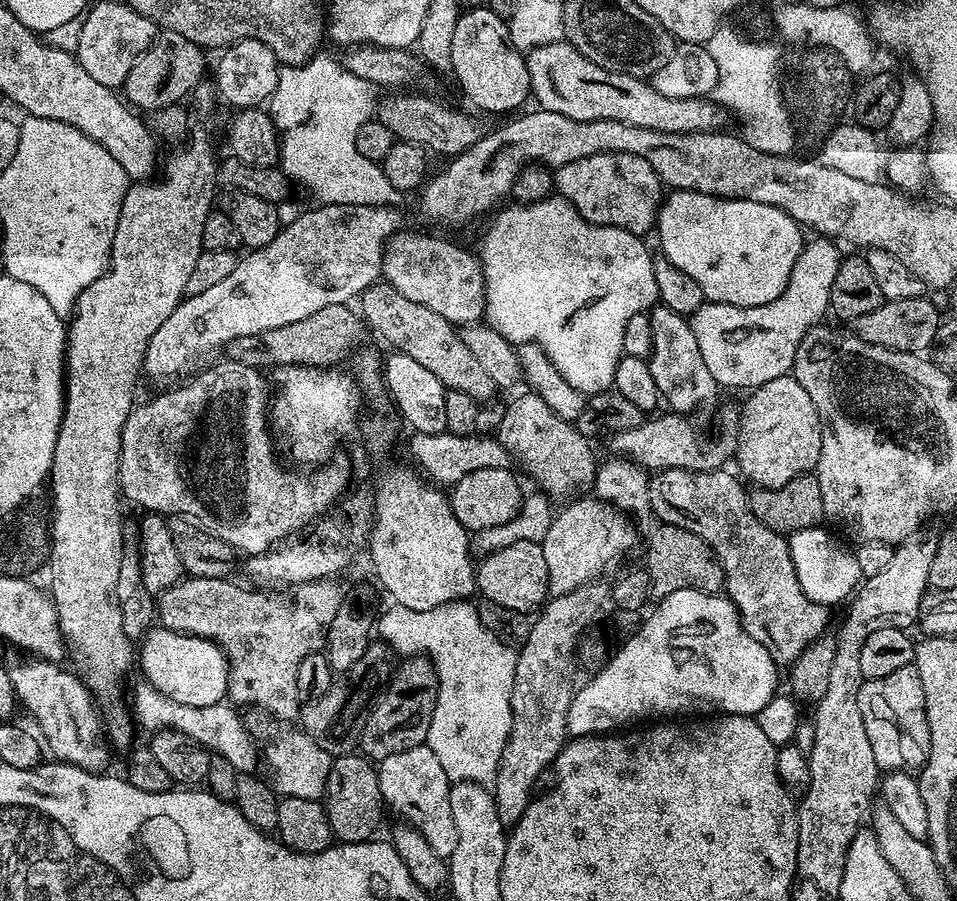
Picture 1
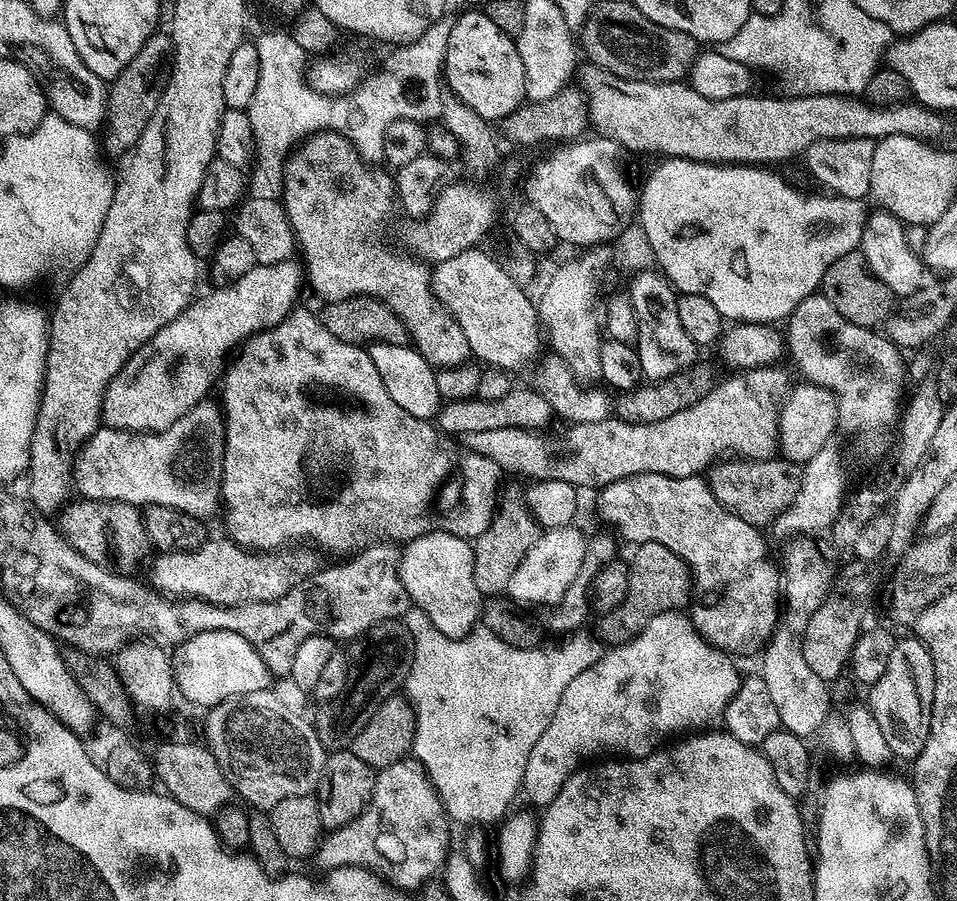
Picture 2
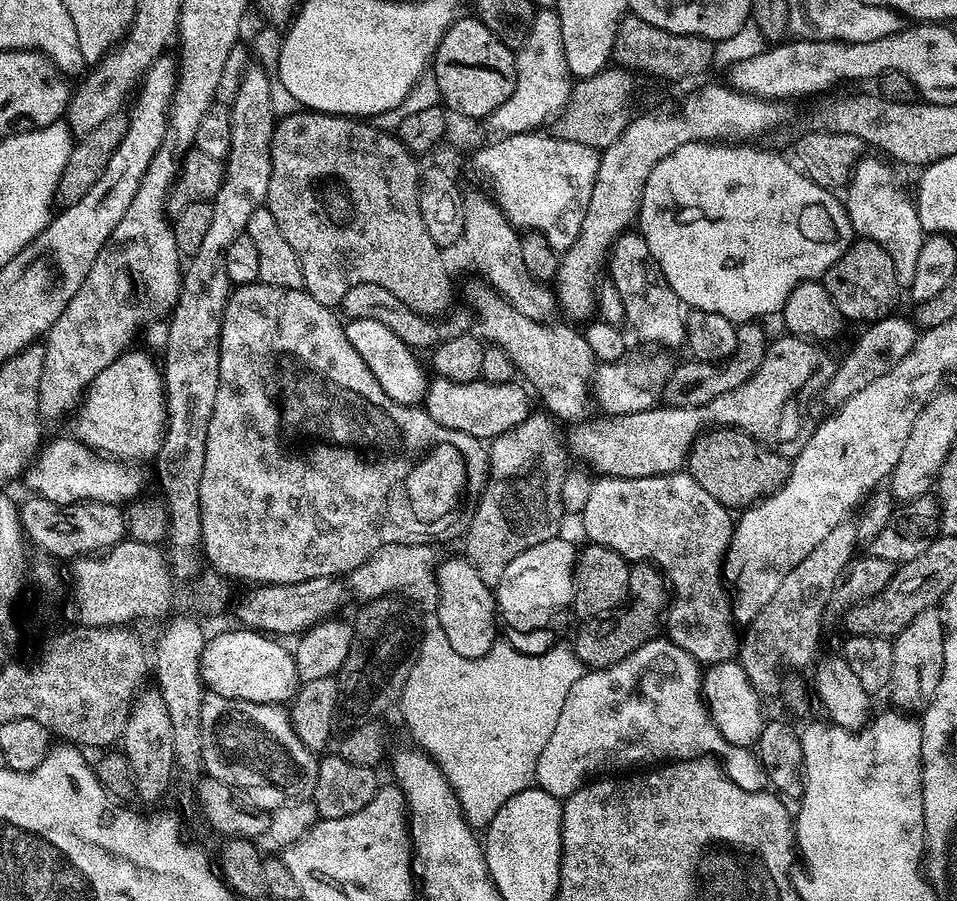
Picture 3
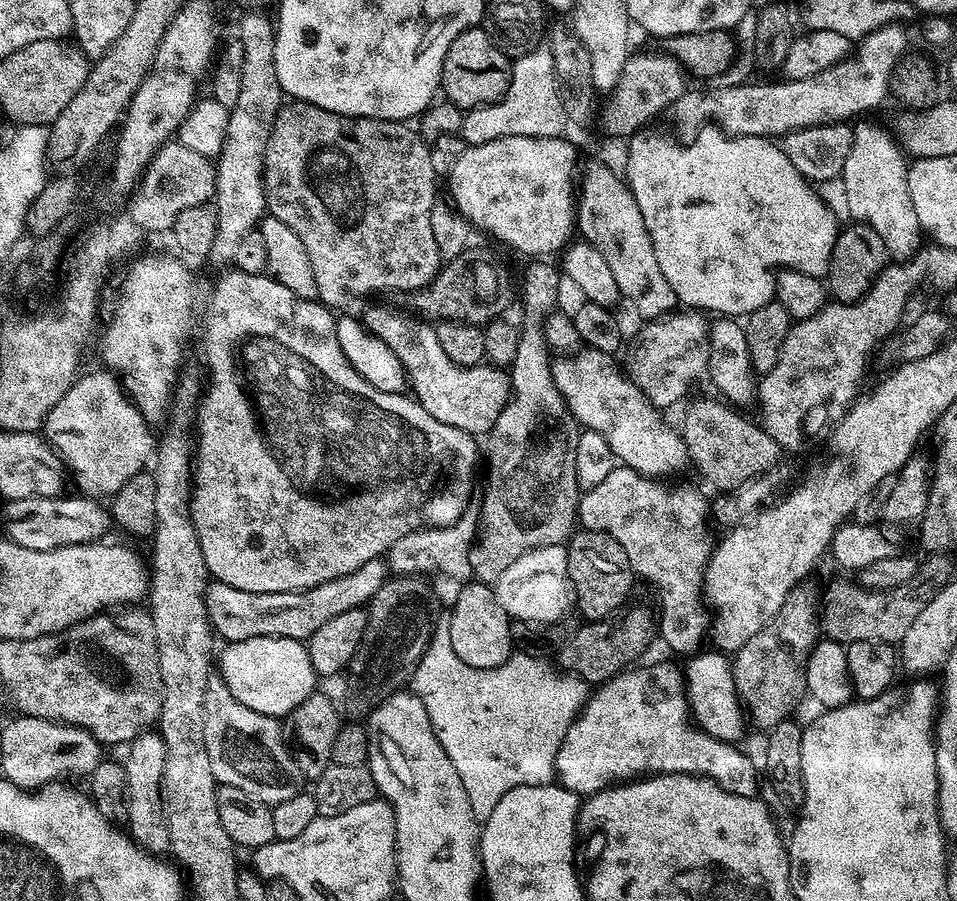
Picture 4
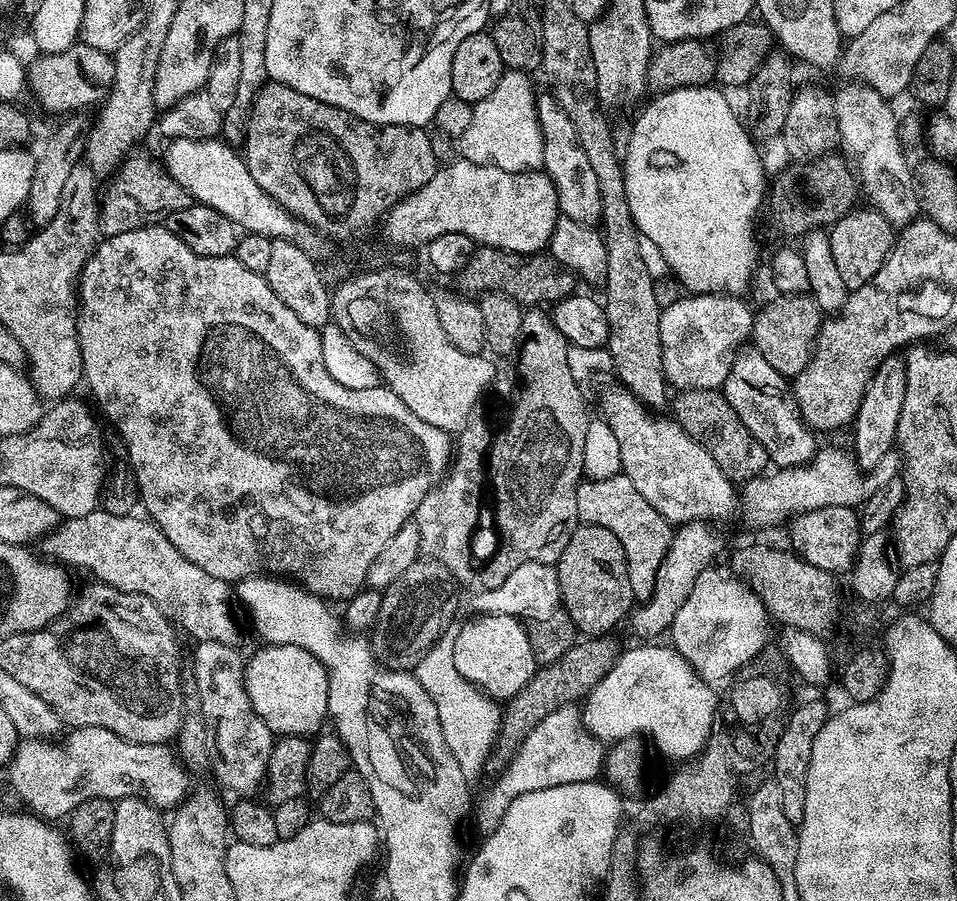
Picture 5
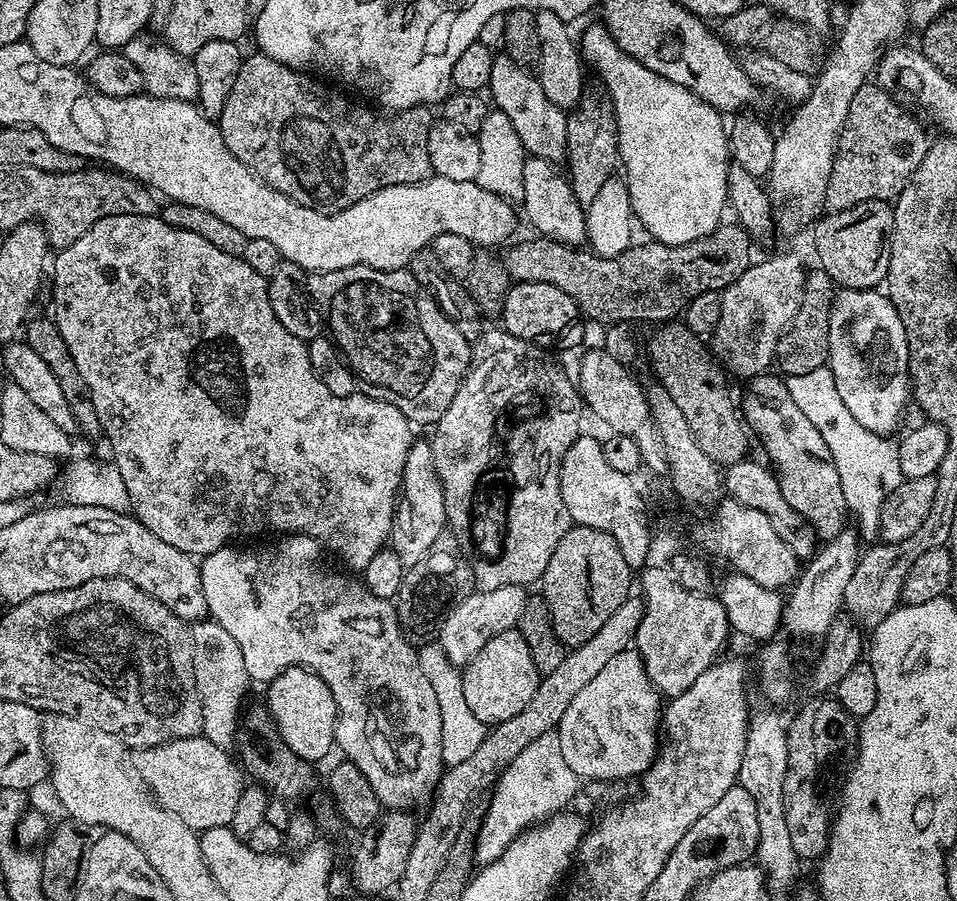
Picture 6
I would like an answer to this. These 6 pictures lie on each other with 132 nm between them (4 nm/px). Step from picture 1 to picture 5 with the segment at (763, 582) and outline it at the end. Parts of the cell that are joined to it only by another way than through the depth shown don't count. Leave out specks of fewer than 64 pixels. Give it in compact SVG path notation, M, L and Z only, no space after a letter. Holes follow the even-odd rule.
M623 474L614 478L601 480L581 479L576 485L578 498L578 514L586 524L597 524L622 542L622 550L626 554L628 573L630 574L630 590L637 601L645 602L651 598L655 586L655 576L659 564L667 554L668 544L673 538L674 528L664 517L634 490L634 482Z

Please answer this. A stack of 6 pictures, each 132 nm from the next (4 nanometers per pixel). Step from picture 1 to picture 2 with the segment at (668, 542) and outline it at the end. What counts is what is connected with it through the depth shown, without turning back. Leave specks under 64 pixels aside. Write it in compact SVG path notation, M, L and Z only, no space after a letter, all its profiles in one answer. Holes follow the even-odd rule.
M662 542L638 544L631 550L632 560L627 561L630 590L626 594L624 604L615 612L599 617L601 632L599 635L610 646L625 644L627 640L638 635L655 616L683 609L685 607L683 604L687 605L694 596L692 570L674 550L670 550Z

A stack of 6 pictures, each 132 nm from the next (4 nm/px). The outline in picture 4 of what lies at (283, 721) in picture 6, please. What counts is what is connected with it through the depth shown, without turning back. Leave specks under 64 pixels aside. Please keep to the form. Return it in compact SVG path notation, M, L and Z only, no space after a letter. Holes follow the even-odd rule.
M259 636L233 640L223 647L218 666L222 668L220 672L228 689L242 706L250 706L250 710L258 710L258 714L283 718L295 708L301 708L317 691L318 675L307 647L299 640L285 636Z

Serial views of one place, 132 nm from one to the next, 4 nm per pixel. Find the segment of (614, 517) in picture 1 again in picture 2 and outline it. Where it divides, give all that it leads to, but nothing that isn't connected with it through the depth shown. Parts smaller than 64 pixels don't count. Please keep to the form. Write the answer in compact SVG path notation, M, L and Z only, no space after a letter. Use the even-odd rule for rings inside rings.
M576 526L549 528L541 531L538 542L534 542L534 546L530 546L530 550L526 550L526 558L522 558L522 562L518 562L518 570L514 570L514 578L510 578L508 583L507 595L511 599L517 600L521 606L536 606L532 604L555 606L559 604L568 587L574 582L574 578L578 578L578 570L582 570L582 562L584 555L588 553L588 546L589 541L584 540L583 534L576 529Z

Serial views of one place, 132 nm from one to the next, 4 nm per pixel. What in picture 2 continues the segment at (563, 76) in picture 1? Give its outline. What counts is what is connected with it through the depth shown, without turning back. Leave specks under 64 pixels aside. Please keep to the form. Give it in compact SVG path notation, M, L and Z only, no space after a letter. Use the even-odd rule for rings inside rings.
M595 66L585 67L584 72L584 88L583 95L586 97L586 109L588 123L591 131L597 136L605 136L607 140L612 140L615 144L619 144L621 149L632 152L657 152L660 158L679 158L681 160L698 160L710 164L743 164L745 166L771 166L770 164L780 164L783 160L792 160L799 157L814 142L819 140L837 140L838 138L866 138L867 140L880 141L884 136L888 135L909 135L910 138L932 142L936 139L936 116L937 113L931 108L925 108L919 102L905 102L903 104L895 104L889 108L875 107L863 99L855 96L798 96L795 94L784 94L788 96L780 96L775 100L772 96L755 96L749 94L746 96L735 96L734 98L722 98L721 100L711 100L710 98L702 98L702 94L698 94L688 82L673 82L663 84L662 82L646 82L645 80L627 80L626 78L618 78L614 74L610 74L606 70Z

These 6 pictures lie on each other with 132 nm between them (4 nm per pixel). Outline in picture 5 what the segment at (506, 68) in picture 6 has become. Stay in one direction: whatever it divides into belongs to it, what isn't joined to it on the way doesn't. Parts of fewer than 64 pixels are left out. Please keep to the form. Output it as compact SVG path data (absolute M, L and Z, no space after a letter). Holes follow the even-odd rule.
M540 94L536 97L536 118L542 136L543 171L552 179L556 187L556 203L560 216L570 218L574 222L582 222L589 226L601 223L602 194L598 190L598 177L586 159L586 150L582 150L578 134L574 130L574 122L558 106L551 94Z

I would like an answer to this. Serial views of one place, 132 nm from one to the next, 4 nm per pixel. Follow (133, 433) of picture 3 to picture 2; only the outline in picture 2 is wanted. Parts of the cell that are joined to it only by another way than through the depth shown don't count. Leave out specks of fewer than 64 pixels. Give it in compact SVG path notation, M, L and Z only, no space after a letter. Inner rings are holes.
M287 259L277 264L257 264L233 284L213 287L209 296L201 295L193 299L169 324L162 326L162 330L158 330L150 342L143 344L128 359L126 366L122 366L122 370L118 370L104 392L103 423L109 428L121 428L130 432L160 432L182 414L186 414L186 410L193 408L199 400L205 399L212 383L221 379L226 361L240 345L257 332L265 332L268 328L281 324L289 312L297 307L296 295L300 292L300 280L302 284L302 268L299 263L292 263L291 259Z

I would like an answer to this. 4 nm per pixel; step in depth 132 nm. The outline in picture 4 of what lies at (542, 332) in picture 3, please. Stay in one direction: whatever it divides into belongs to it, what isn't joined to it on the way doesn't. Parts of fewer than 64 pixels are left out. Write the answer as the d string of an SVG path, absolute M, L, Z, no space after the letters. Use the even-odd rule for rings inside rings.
M585 351L577 358L564 358L555 365L554 375L556 385L560 387L560 393L568 401L568 408L580 421L585 429L600 432L606 442L610 442L612 453L617 461L625 468L633 468L639 476L649 478L664 478L660 476L672 476L675 472L680 472L690 464L688 447L684 444L683 435L676 432L663 420L661 409L652 404L645 396L644 391L627 375L620 373L620 368L616 365L617 357L607 352Z

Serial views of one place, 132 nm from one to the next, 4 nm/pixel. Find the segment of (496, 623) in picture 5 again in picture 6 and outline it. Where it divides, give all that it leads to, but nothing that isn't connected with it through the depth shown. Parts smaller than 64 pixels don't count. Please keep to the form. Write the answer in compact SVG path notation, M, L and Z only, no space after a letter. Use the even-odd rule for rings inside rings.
M517 630L502 632L484 641L476 655L463 665L462 672L464 672L462 687L466 706L470 706L472 716L478 718L484 726L493 726L503 720L513 718L534 697L535 690L541 682L541 676L535 670L534 659L531 658L530 646Z

